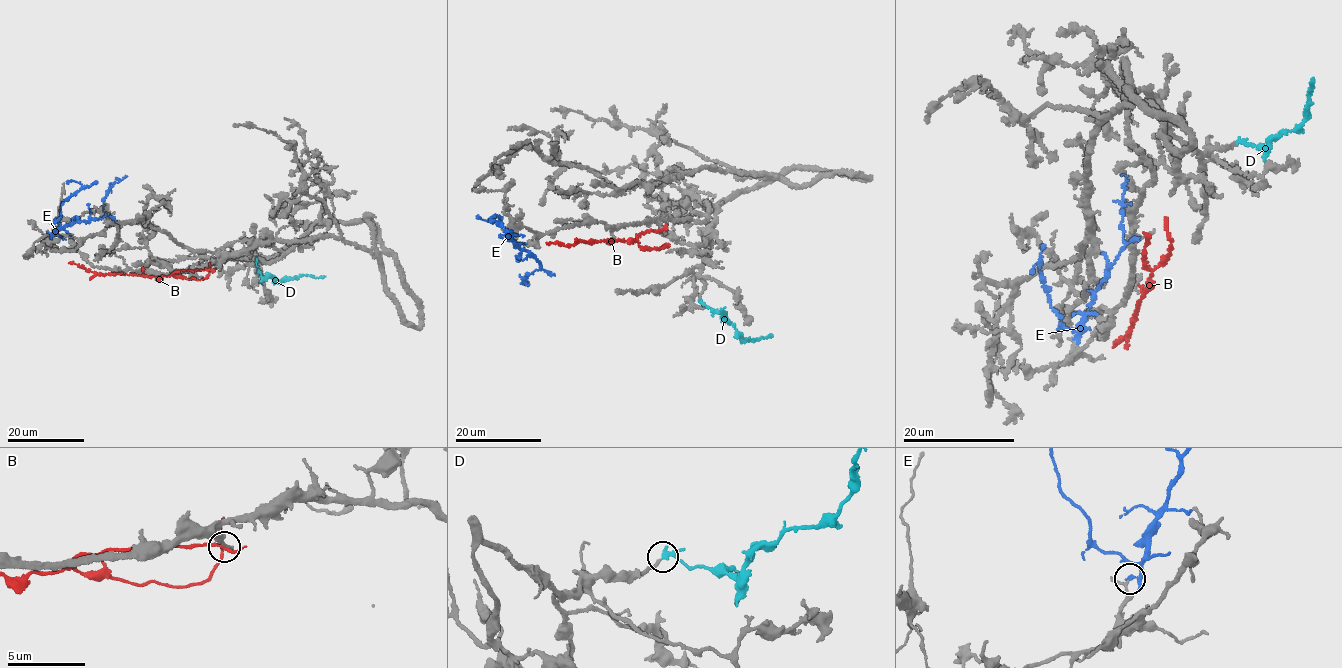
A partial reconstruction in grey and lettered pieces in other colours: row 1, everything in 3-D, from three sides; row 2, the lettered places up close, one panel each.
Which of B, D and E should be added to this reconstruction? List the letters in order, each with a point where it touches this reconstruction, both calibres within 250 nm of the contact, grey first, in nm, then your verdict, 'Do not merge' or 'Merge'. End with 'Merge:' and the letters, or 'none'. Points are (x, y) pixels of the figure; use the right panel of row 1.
B: Touches grey at (1148, 236). Thickness 130 nm (grey) against 180 nm. Do not merge
D: Touches grey at (1237, 141). Thickness 200 nm (grey) against 240 nm. Merge
E: Touches grey at (1075, 338). Thickness 130 nm (grey) against 160 nm. Do not merge
Merge: D

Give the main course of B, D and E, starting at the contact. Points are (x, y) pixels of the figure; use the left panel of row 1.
B: (210, 269), (183, 270), (158, 277), (96, 273), (68, 263)
D: (257, 259), (262, 276), (267, 275), (276, 280), (324, 276)
E: (50, 234), (73, 222), (99, 220), (105, 215), (103, 199), (106, 191), (126, 176)

